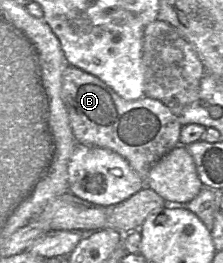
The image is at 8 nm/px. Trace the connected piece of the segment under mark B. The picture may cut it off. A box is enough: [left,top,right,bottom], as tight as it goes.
[61,65,182,185]

